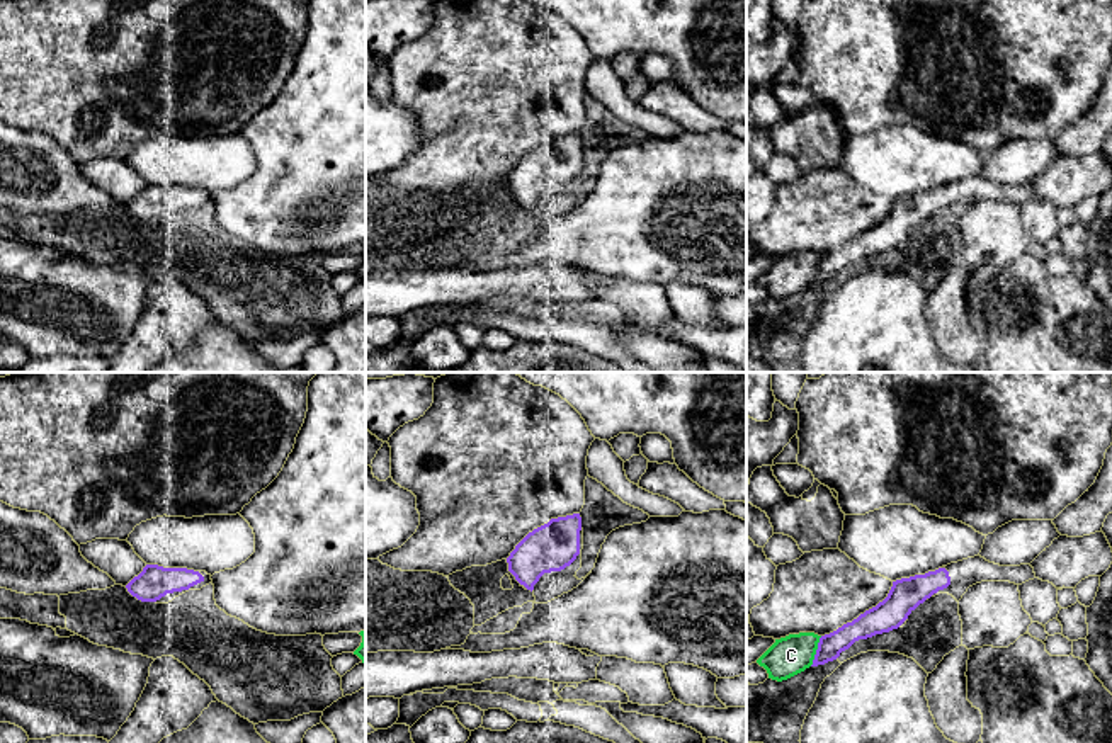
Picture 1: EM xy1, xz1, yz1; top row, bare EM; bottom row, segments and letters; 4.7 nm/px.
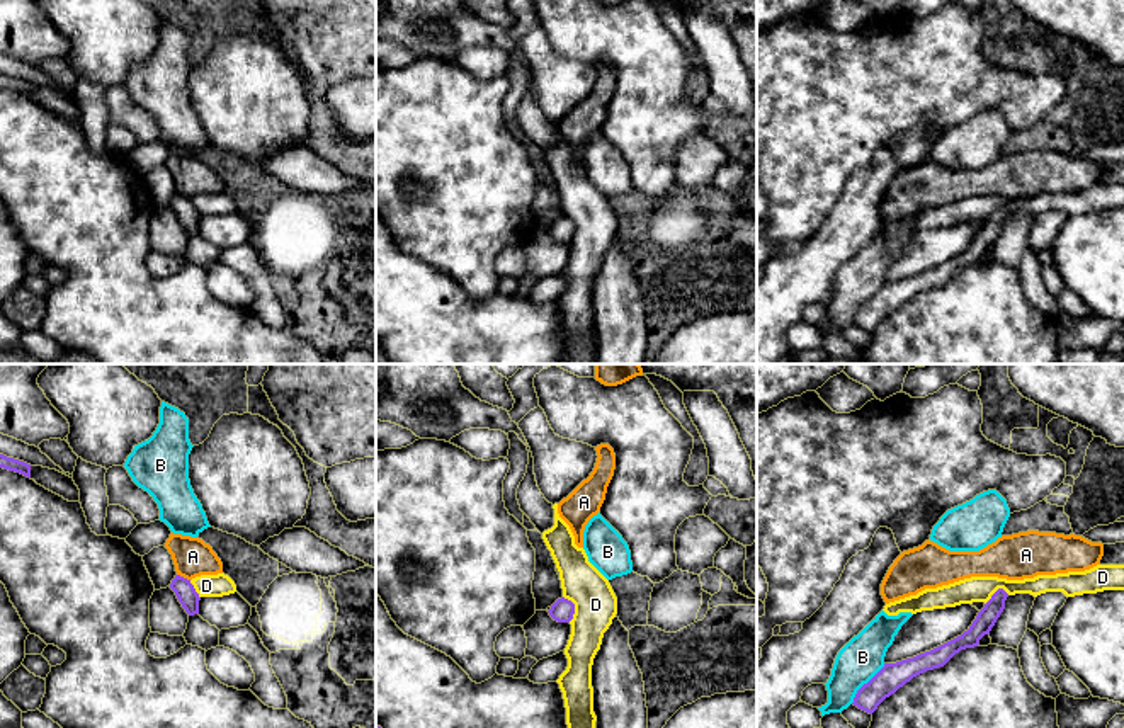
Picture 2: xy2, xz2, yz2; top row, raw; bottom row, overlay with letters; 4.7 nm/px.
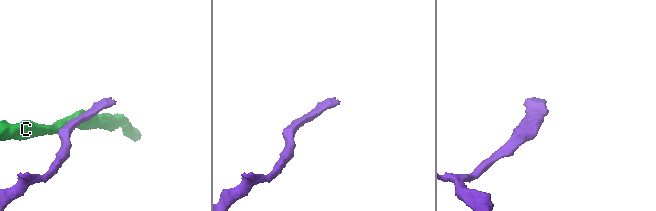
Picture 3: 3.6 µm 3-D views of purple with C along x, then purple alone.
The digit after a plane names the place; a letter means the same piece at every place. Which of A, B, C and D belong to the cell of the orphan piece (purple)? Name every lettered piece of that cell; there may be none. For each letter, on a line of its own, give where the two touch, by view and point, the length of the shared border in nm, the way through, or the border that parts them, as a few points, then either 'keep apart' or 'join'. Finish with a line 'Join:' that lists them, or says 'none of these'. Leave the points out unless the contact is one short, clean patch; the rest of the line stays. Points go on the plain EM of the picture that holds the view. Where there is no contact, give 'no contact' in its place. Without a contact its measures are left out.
A: xy2 (182, 196) | 70 nm | keep apart
B: yz2 (864, 303) | 260 nm | keep apart
C: yz1 (816, 271) | 160 nm | keep apart
D: xz2 (573, 227) | 130 nm | along xz2 (563, 215), (573, 223), (573, 237), (570, 240) | keep apart
Join: none of these

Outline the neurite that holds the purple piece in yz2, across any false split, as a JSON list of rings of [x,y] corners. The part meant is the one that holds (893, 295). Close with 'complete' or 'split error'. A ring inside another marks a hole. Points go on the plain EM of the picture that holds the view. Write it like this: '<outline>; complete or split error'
[[[998,208],[978,231],[969,248],[961,255],[913,277],[884,282],[884,286],[857,310],[852,323],[872,333],[886,316],[894,313],[913,296],[944,286],[961,269],[978,265],[979,259],[985,253],[990,253],[996,238],[1003,231],[1007,216],[1008,213],[1003,208]]]; complete

